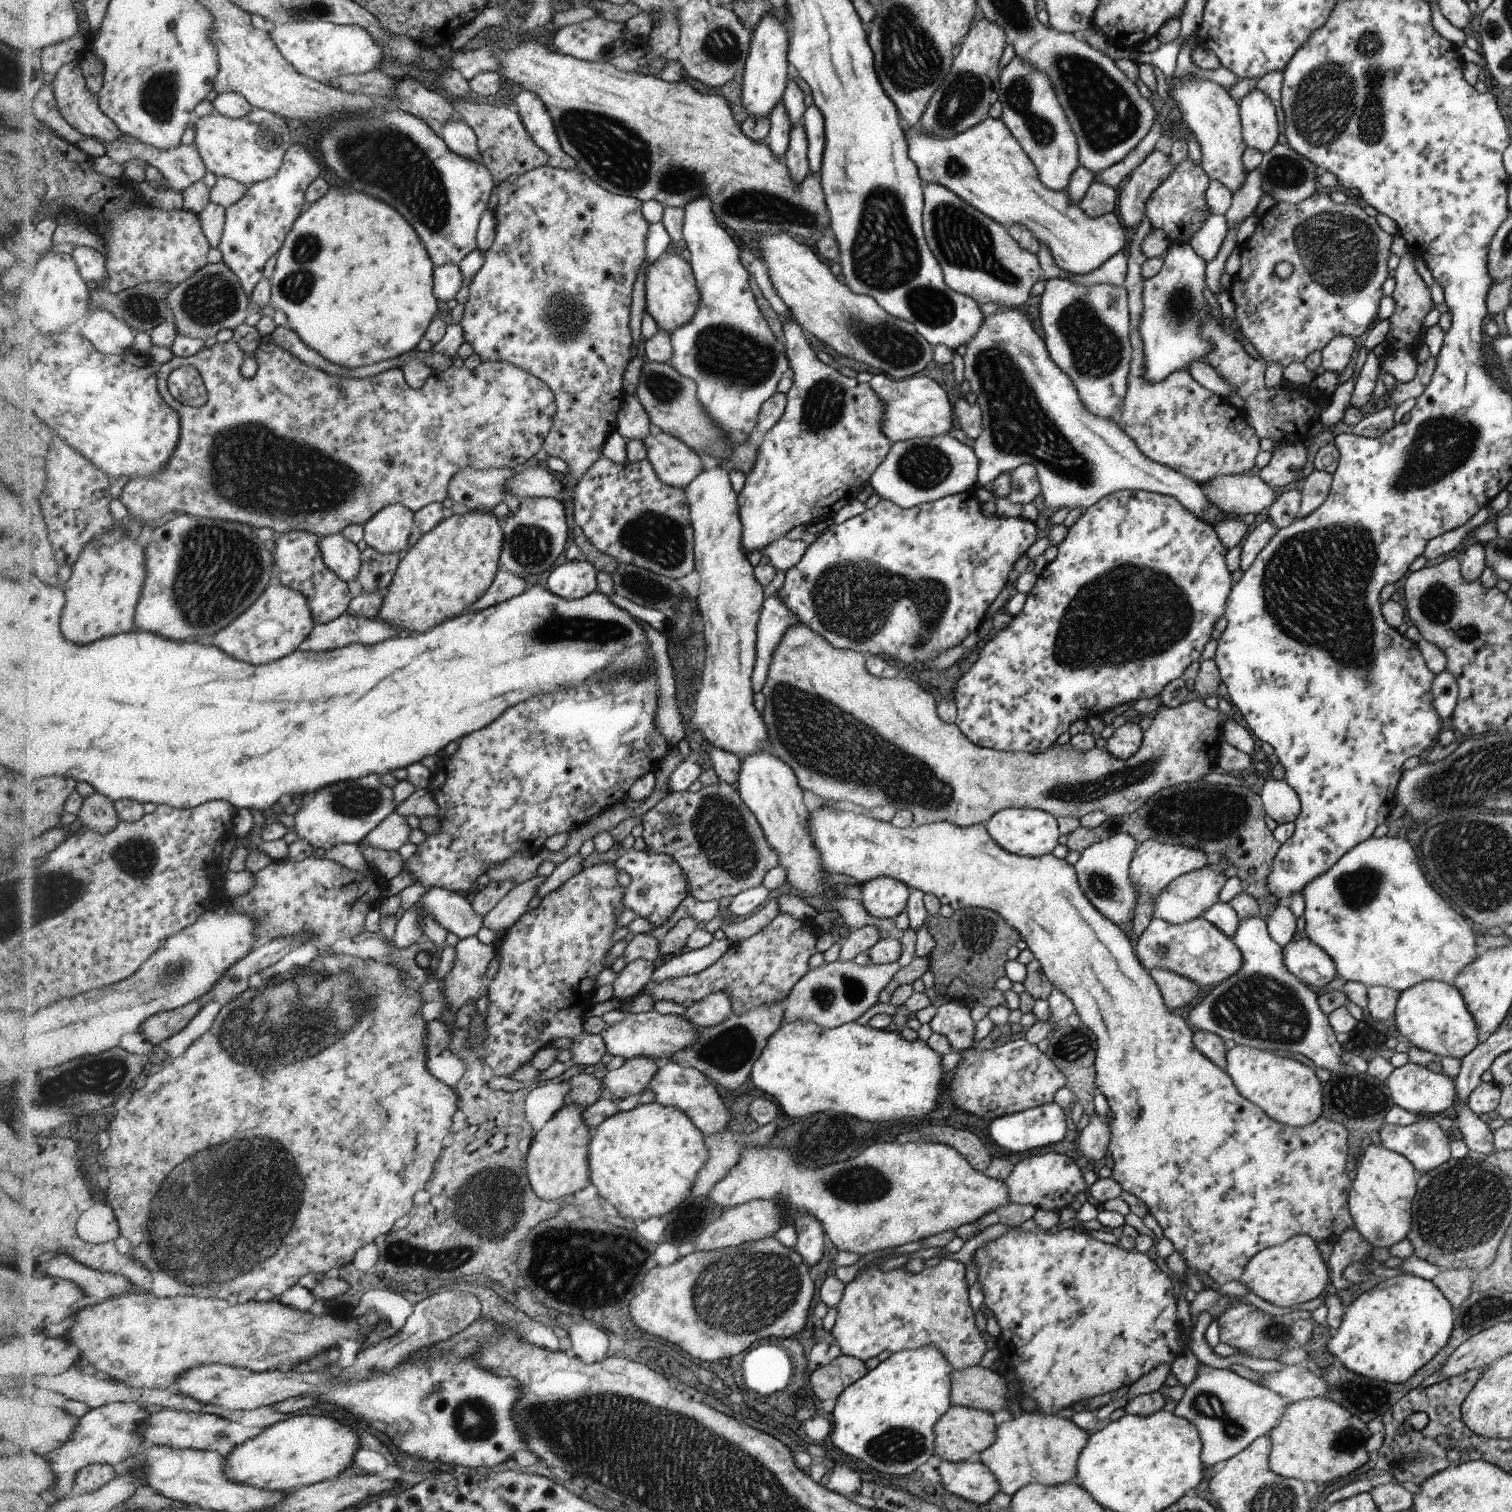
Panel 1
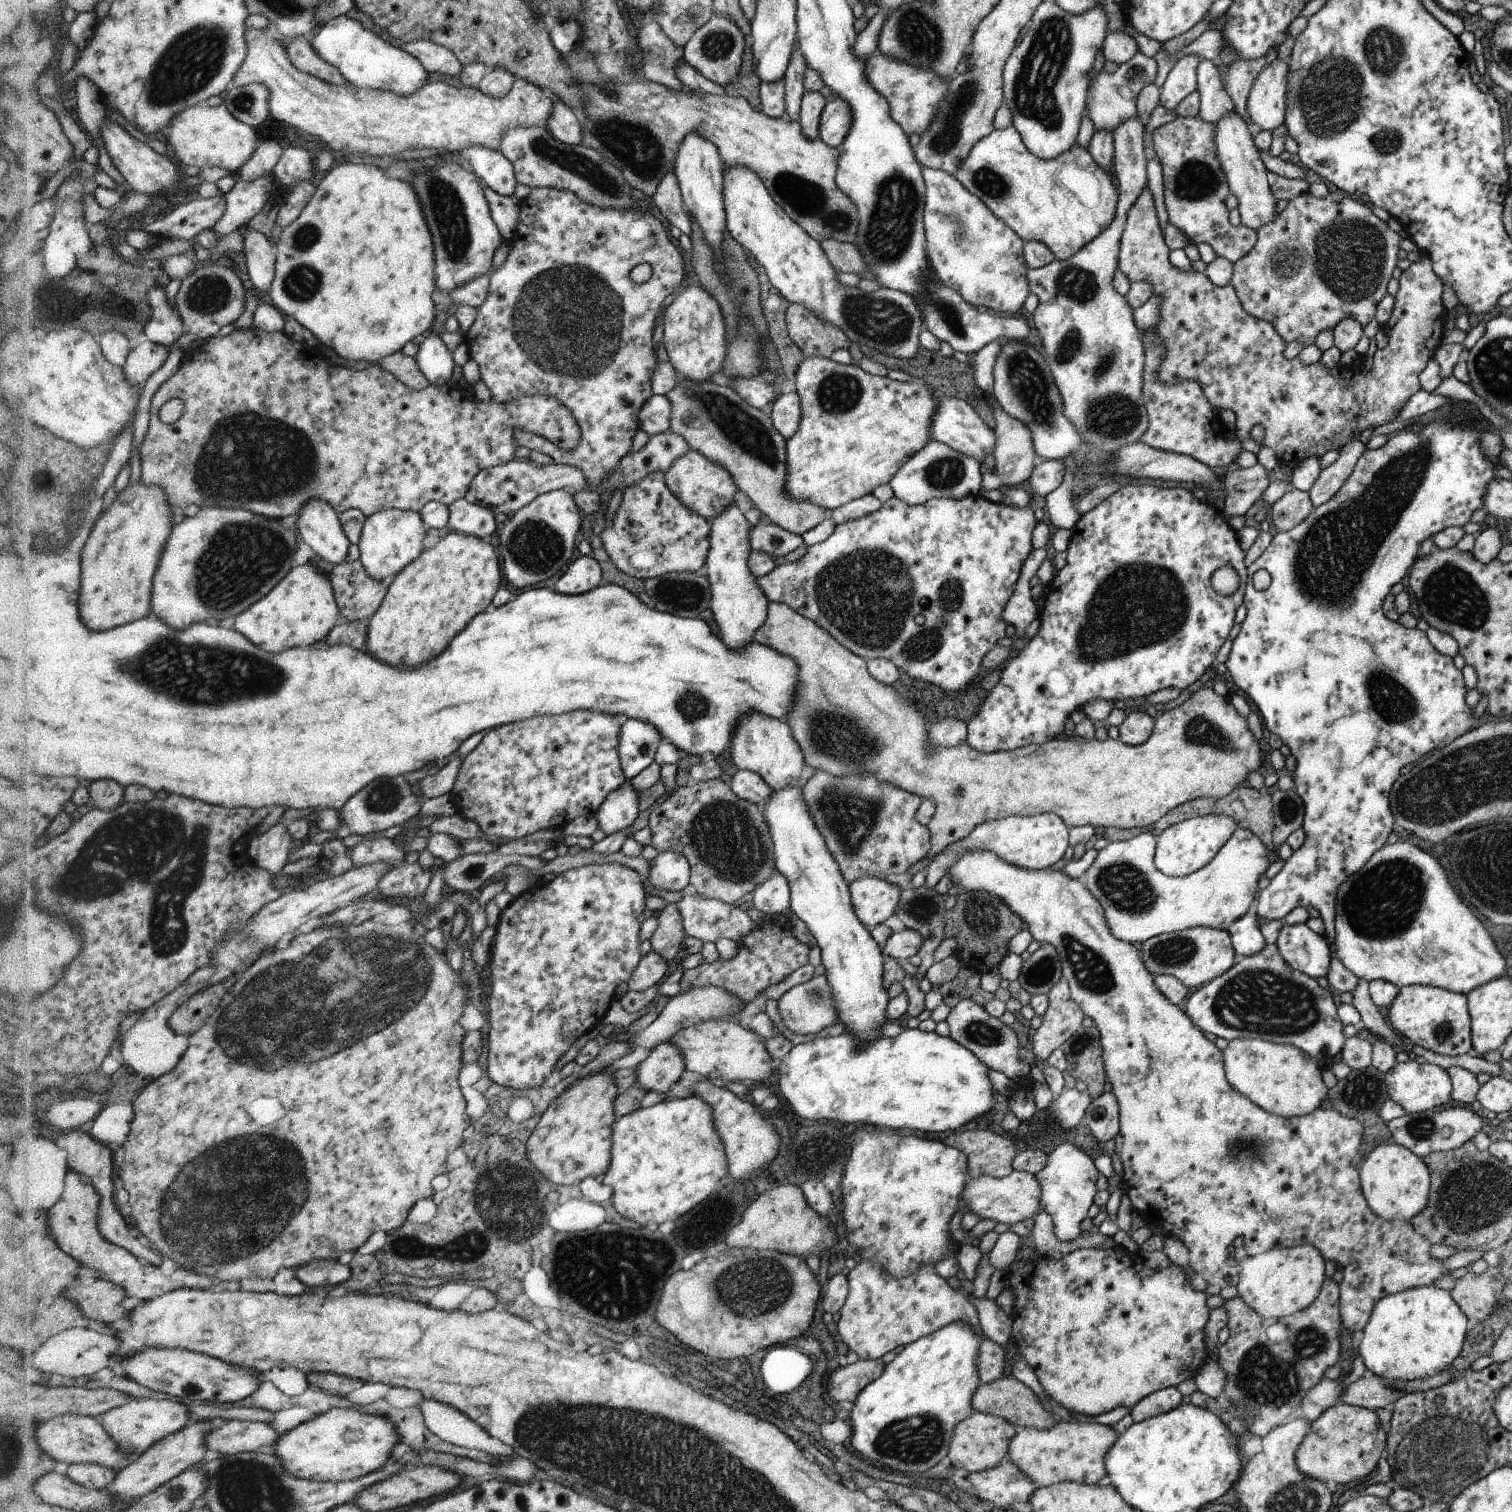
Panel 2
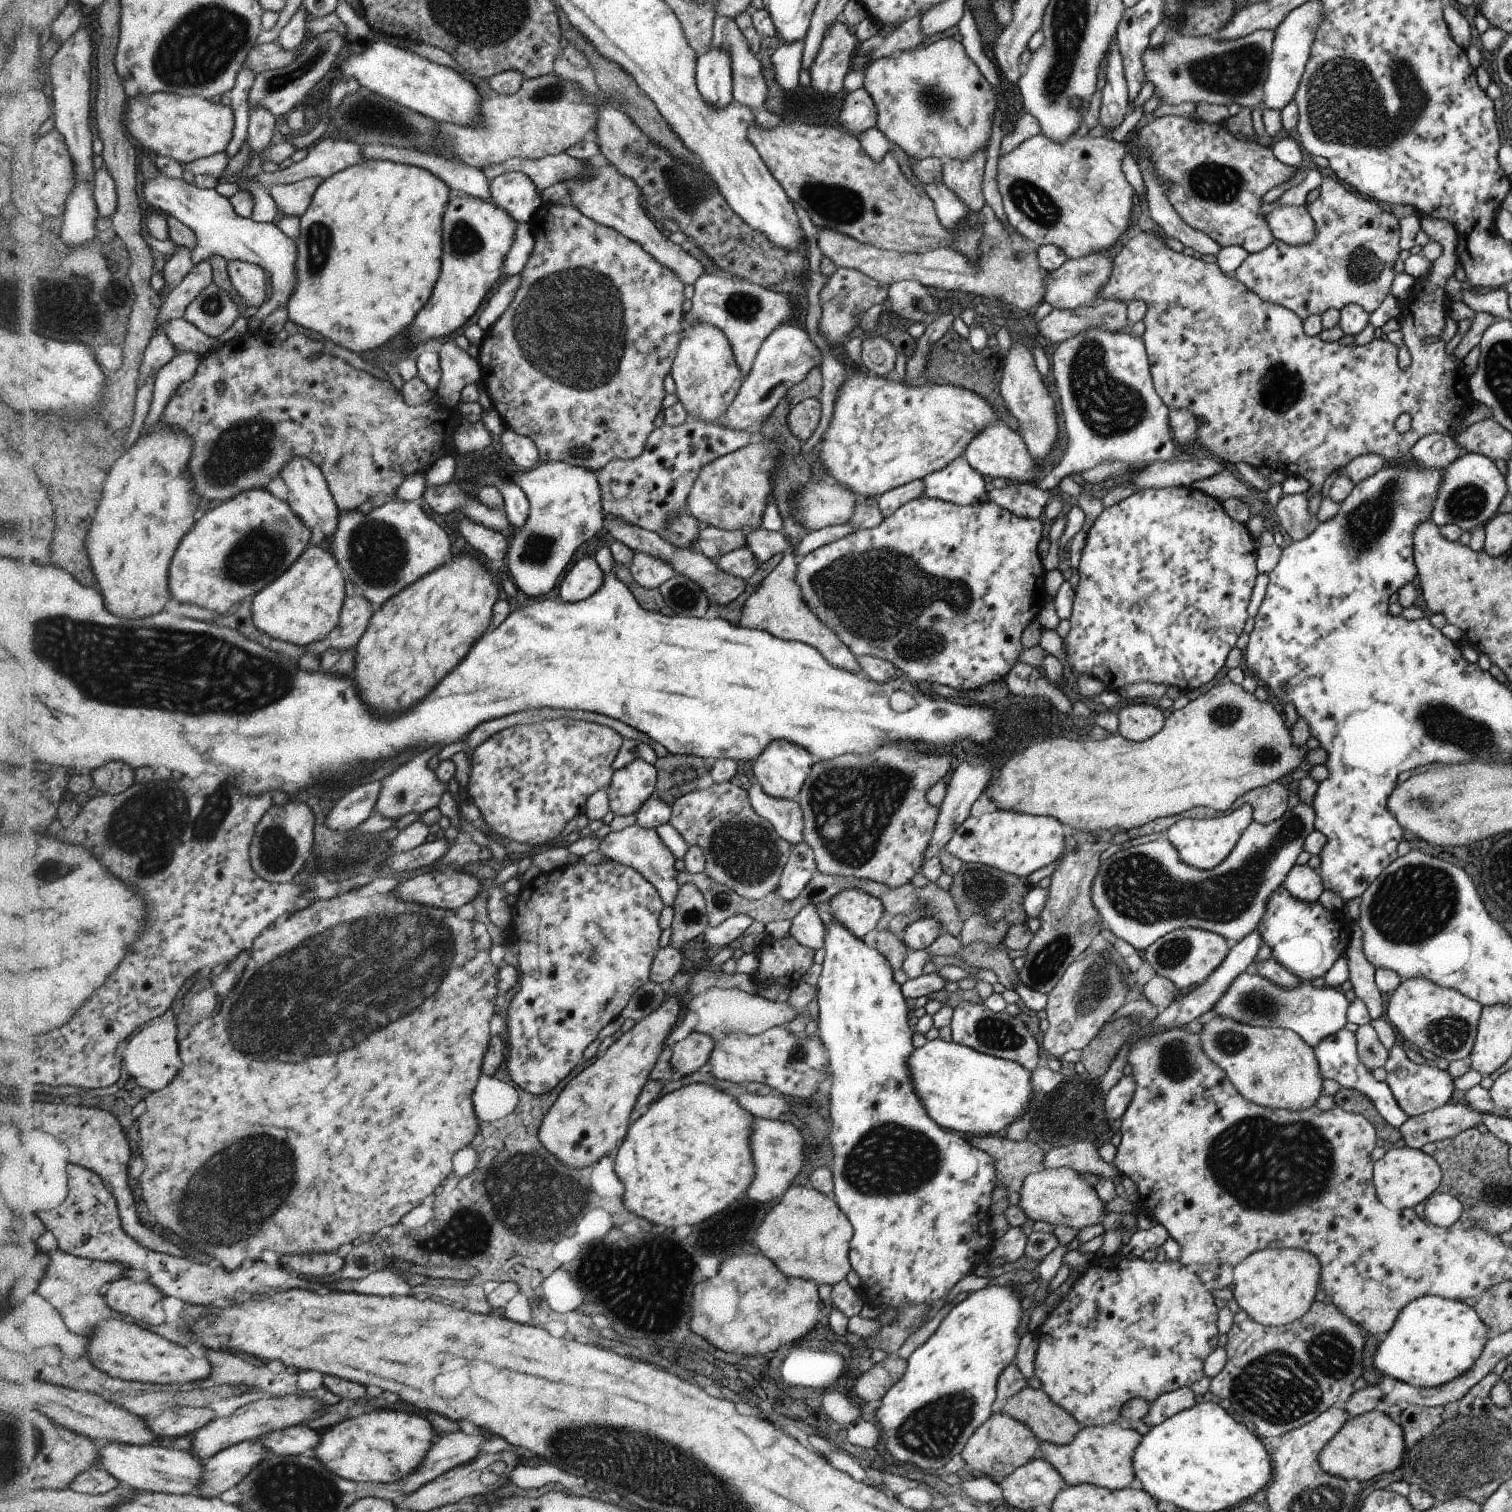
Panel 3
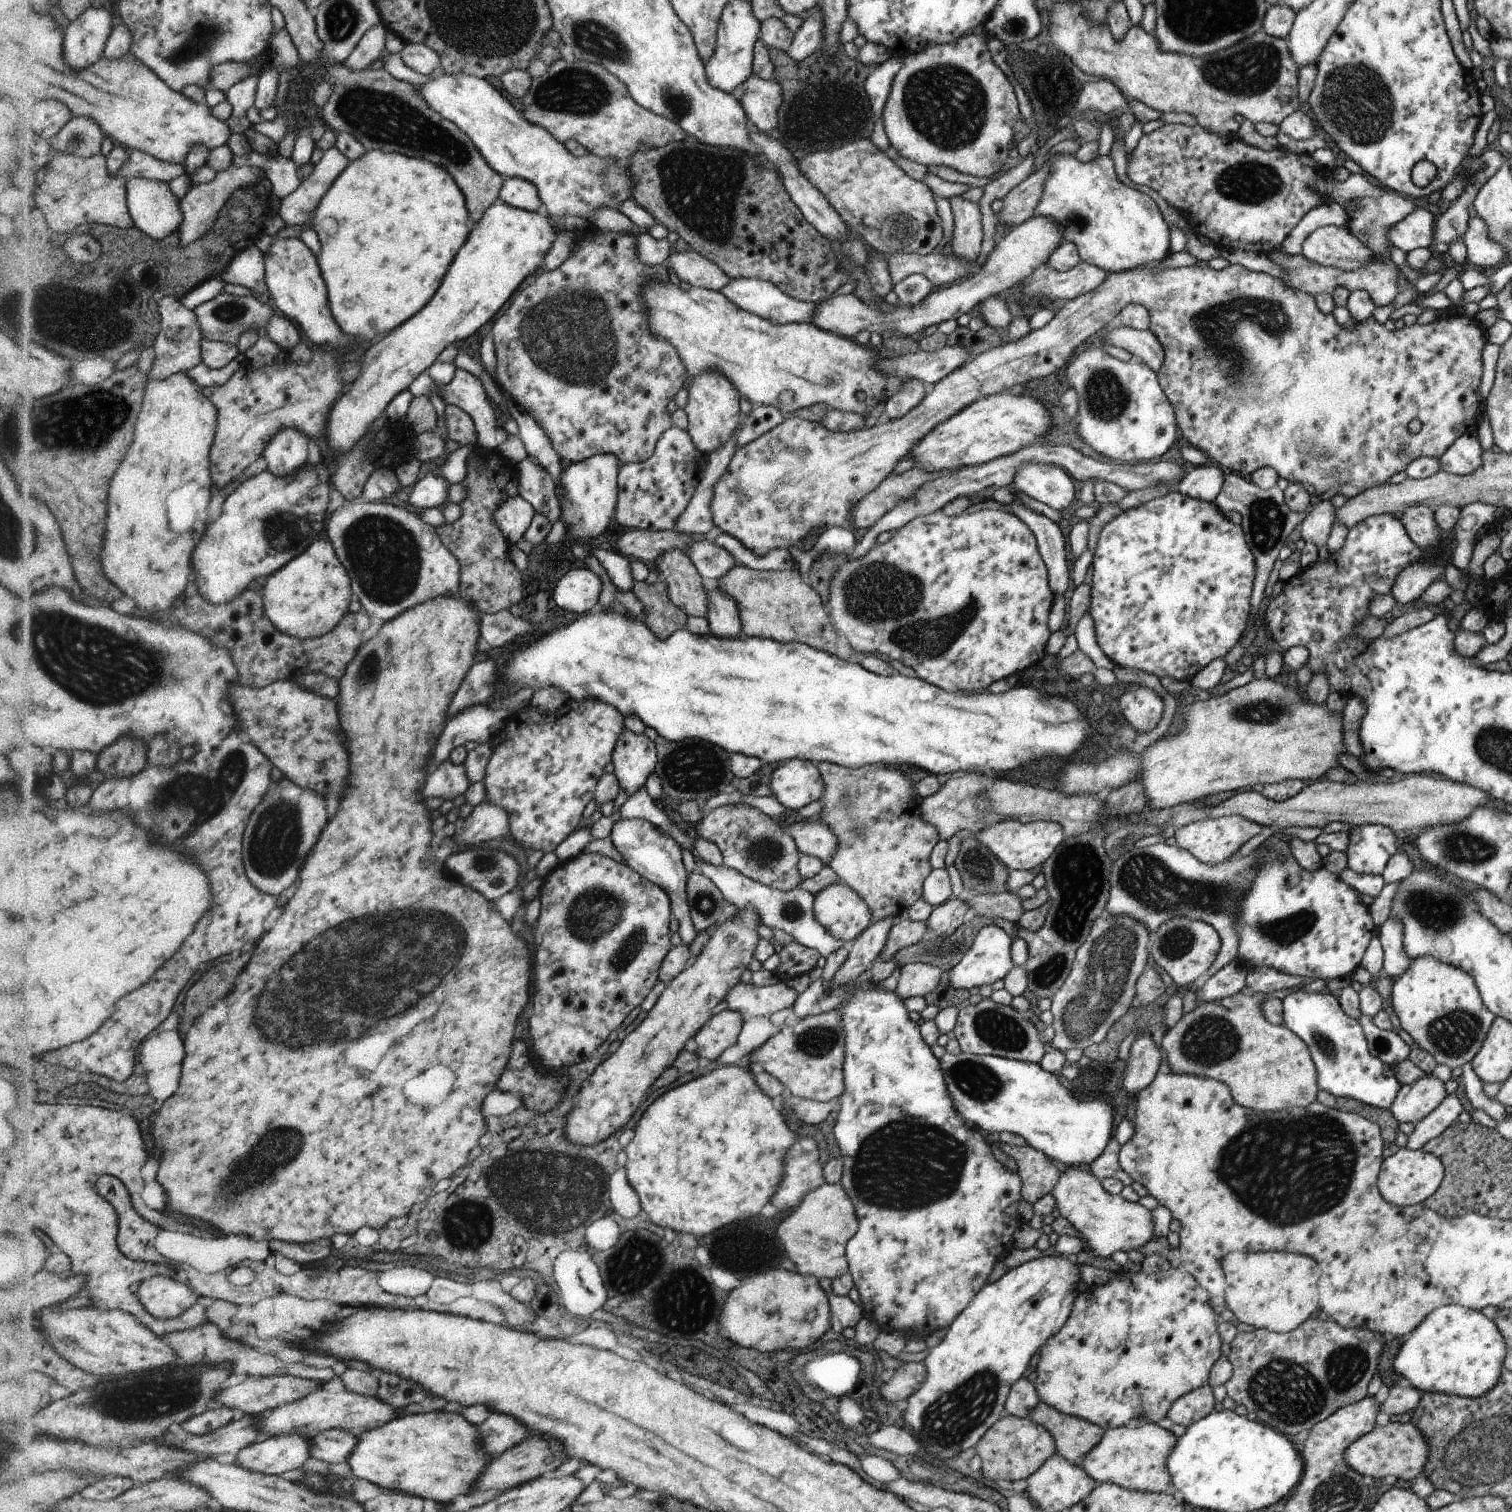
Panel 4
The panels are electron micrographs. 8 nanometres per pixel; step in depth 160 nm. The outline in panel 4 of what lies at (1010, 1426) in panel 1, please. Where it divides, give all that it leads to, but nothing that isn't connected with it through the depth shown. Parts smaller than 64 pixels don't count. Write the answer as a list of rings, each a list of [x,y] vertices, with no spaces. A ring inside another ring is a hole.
[[[1156,1423],[1125,1425],[1105,1430],[1105,1437],[1078,1462],[1078,1466],[1097,1484],[1113,1483],[1132,1491],[1173,1492],[1166,1458],[1174,1450],[1178,1437]]]

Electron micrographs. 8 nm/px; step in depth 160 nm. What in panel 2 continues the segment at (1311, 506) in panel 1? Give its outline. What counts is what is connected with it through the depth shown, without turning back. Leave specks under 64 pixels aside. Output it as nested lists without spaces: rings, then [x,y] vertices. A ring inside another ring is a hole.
[[[1359,439],[1345,444],[1339,450],[1338,460],[1332,466],[1322,469],[1308,492],[1315,508],[1328,502],[1342,488],[1353,473],[1357,460],[1365,453],[1365,445]]]

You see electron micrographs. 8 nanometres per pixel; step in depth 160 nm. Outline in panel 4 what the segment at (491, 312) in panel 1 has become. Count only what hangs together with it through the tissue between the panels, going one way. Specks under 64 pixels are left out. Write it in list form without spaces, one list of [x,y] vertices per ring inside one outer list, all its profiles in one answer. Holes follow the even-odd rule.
[[[590,228],[584,232],[574,233],[574,252],[570,258],[566,258],[558,268],[541,274],[520,292],[520,296],[512,298],[512,304],[504,314],[498,316],[498,320],[492,328],[491,334],[494,342],[494,354],[496,354],[496,387],[508,398],[510,405],[520,406],[534,422],[538,423],[547,434],[560,462],[563,464],[578,463],[598,454],[614,454],[620,464],[645,462],[653,457],[657,443],[672,427],[672,420],[668,412],[668,402],[678,394],[678,390],[684,386],[686,380],[686,366],[682,361],[681,352],[666,338],[660,338],[650,330],[650,312],[646,310],[645,298],[646,286],[654,284],[670,284],[668,270],[665,263],[642,264],[636,254],[636,236],[634,233],[618,233]]]

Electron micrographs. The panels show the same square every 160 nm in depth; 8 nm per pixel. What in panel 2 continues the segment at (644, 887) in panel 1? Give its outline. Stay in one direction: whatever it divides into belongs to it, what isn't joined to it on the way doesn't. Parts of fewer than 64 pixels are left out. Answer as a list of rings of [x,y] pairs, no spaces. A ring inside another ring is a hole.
[[[666,851],[651,860],[650,873],[646,879],[647,890],[654,892],[658,889],[666,889],[674,892],[682,892],[688,886],[688,880],[692,880],[692,867],[682,853]]]

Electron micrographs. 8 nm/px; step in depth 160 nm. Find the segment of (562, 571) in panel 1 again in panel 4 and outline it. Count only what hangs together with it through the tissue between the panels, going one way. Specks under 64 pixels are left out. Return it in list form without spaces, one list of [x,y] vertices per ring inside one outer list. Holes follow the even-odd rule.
[[[578,568],[571,570],[558,581],[554,588],[554,600],[560,608],[572,612],[572,614],[584,614],[590,612],[601,598],[600,594],[605,590],[605,582],[602,576],[592,568]]]

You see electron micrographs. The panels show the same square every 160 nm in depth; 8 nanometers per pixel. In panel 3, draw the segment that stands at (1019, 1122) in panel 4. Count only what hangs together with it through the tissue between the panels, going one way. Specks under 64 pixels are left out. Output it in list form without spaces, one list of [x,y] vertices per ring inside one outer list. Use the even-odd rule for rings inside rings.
[[[936,1038],[920,1048],[914,1048],[909,1066],[910,1074],[913,1075],[914,1094],[929,1111],[930,1118],[946,1130],[982,1136],[1000,1135],[1014,1125],[1018,1118],[1024,1119],[1028,1114],[1031,1123],[1037,1116],[1037,1109],[1032,1106],[1033,1072],[1018,1062]]]

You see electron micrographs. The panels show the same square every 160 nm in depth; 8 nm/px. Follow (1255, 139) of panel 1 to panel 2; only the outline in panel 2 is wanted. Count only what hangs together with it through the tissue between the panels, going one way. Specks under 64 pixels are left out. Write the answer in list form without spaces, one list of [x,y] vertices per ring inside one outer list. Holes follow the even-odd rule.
[[[1275,59],[1256,77],[1247,98],[1247,113],[1259,130],[1272,131],[1285,122],[1289,62]]]

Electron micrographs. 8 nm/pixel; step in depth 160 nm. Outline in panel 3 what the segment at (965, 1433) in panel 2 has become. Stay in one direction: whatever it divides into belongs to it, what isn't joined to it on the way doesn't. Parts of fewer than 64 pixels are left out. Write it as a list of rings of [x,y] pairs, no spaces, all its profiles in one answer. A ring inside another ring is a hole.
[[[992,1412],[989,1421],[969,1439],[968,1445],[962,1450],[961,1454],[966,1461],[965,1474],[983,1475],[1000,1481],[1020,1466],[1033,1461],[1039,1443],[1040,1440],[1025,1423],[1009,1415]]]

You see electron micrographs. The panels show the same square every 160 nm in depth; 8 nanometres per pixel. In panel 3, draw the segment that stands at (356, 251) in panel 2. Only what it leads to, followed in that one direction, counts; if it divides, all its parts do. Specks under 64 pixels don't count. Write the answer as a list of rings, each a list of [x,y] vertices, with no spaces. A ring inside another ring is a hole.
[[[390,160],[364,161],[362,164],[359,163],[339,171],[332,177],[327,177],[317,189],[309,210],[300,218],[300,236],[295,238],[298,252],[297,284],[288,302],[288,319],[297,327],[318,332],[322,340],[332,341],[332,343],[357,354],[380,348],[392,341],[392,338],[396,338],[398,334],[402,334],[404,330],[408,330],[413,325],[414,316],[418,314],[418,310],[432,296],[432,288],[434,288],[434,284],[440,276],[442,218],[444,218],[446,206],[449,207],[452,194],[450,188],[432,171],[417,165],[408,165]]]

